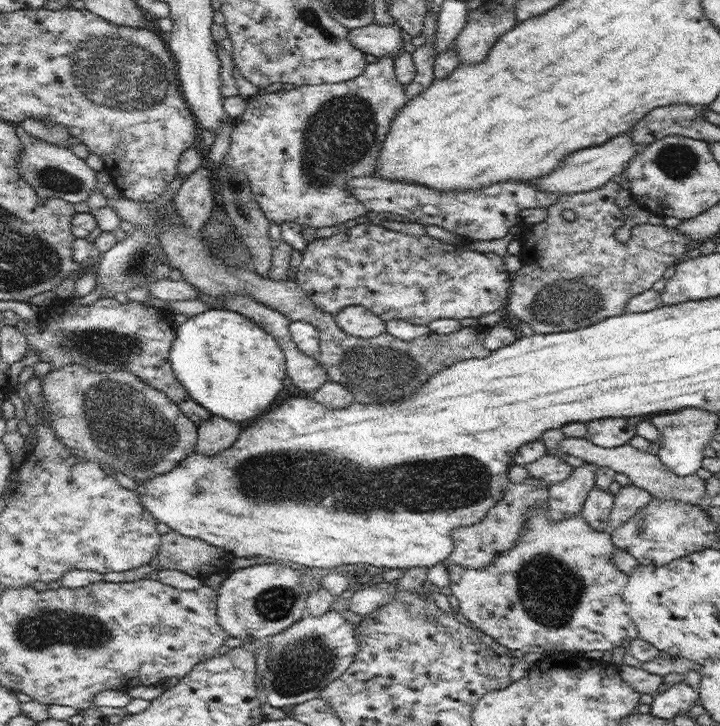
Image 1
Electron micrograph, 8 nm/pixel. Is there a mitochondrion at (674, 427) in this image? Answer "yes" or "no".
yes

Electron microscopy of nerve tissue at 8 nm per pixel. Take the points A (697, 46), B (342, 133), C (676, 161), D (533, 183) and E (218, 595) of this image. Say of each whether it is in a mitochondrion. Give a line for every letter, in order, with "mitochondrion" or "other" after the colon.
A: other
B: mitochondrion
C: mitochondrion
D: other
E: other

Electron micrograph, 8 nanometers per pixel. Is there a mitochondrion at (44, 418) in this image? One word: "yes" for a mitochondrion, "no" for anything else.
no

